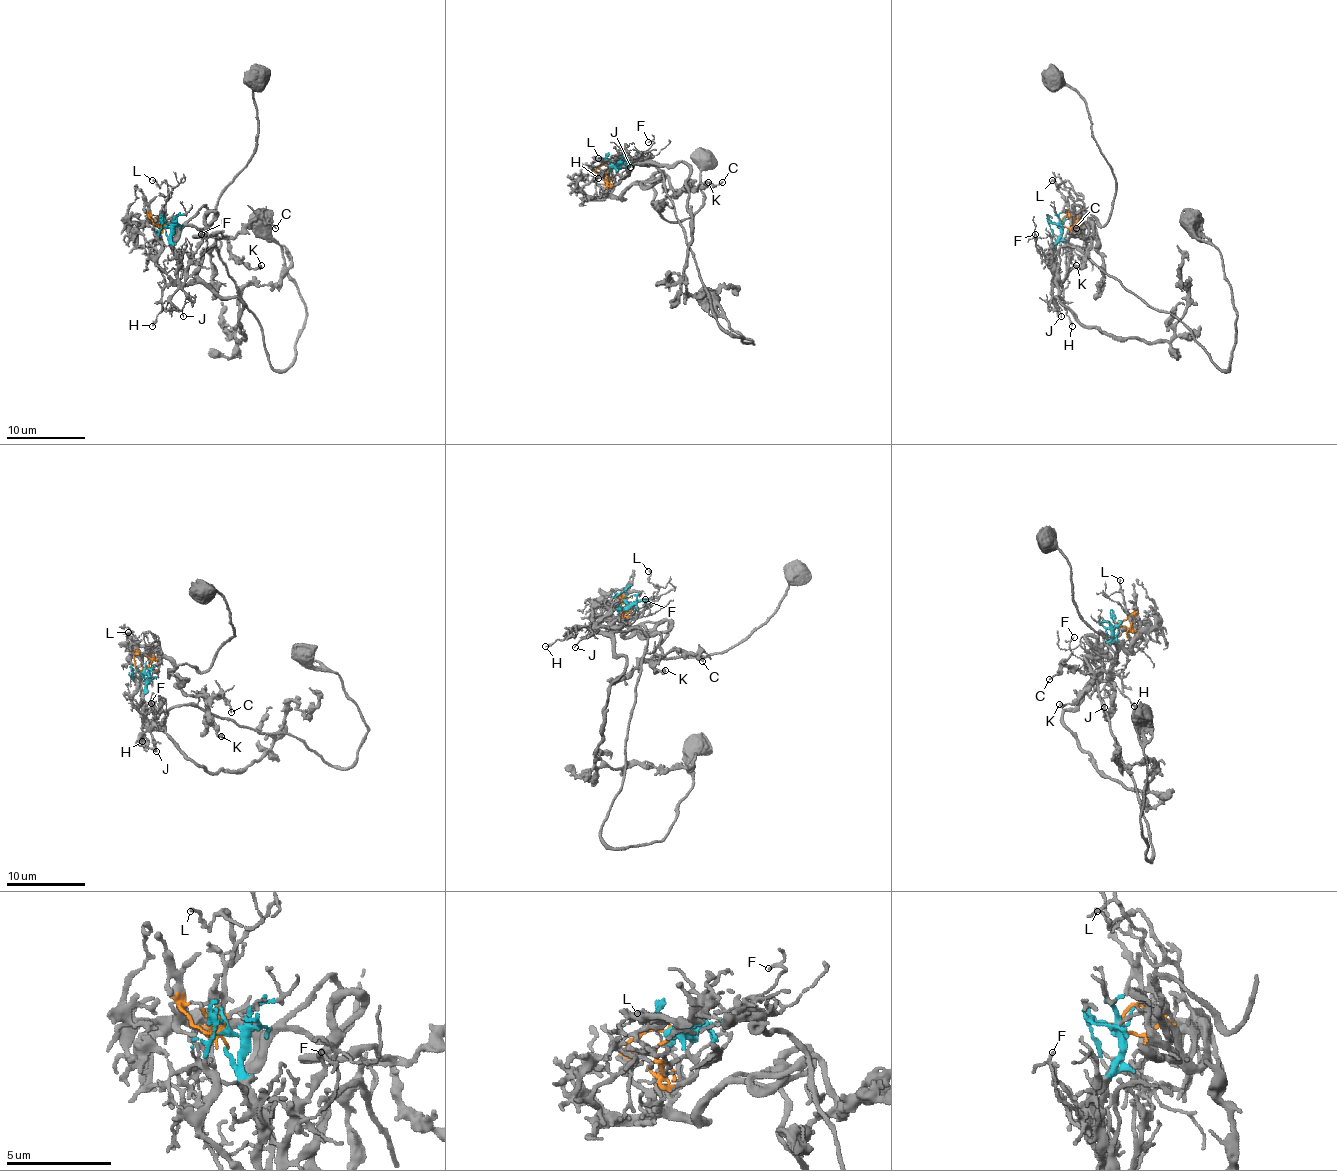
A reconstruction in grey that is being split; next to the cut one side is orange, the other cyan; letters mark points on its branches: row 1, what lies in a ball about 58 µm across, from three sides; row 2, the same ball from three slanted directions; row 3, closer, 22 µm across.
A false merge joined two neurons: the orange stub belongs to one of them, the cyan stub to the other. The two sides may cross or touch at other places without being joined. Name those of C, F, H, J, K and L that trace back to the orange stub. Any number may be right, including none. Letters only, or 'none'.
C, K, L

